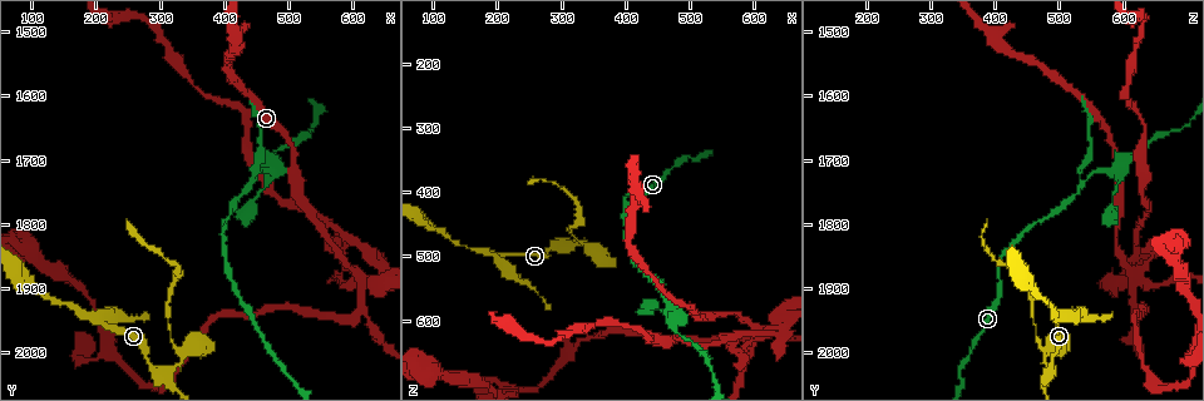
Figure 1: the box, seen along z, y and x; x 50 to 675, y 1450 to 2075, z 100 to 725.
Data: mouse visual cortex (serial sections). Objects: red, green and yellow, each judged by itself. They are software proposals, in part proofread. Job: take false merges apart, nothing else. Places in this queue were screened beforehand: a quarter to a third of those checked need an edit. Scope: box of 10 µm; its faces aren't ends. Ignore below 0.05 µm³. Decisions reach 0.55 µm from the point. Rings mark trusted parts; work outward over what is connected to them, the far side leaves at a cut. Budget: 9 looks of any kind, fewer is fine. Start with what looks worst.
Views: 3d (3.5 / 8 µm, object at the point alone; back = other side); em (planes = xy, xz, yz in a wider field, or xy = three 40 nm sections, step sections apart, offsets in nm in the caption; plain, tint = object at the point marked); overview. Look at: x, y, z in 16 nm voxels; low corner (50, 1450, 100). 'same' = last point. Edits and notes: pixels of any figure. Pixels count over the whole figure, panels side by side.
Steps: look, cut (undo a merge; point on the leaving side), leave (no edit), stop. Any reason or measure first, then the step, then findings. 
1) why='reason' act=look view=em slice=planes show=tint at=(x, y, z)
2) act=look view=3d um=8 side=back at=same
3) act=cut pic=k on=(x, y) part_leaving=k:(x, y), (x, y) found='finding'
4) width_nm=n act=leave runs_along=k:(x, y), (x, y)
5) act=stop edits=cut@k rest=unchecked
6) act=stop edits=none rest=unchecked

why='branch point' act=look view=3d um=3.5 at=(610, 1890, 615)

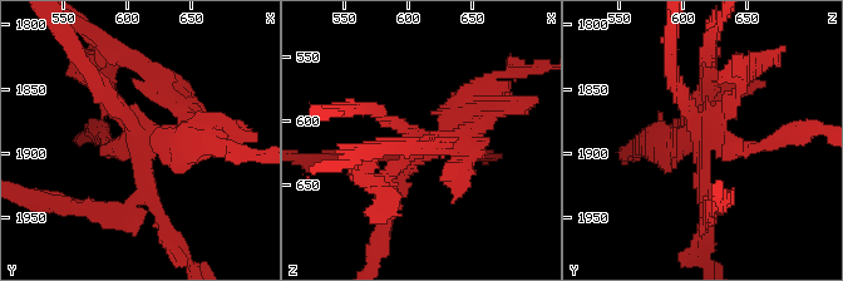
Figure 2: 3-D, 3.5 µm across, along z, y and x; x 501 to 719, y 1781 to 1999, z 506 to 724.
why='now the EM' act=look view=em slice=xy step=3 show=tint at=(612, 1886, 616)

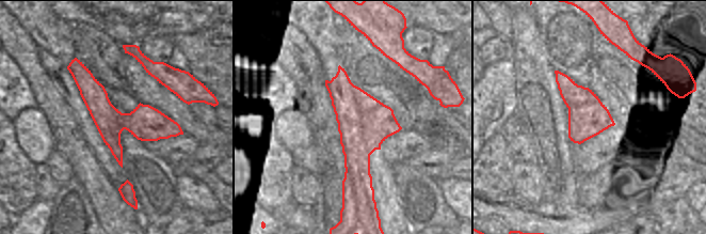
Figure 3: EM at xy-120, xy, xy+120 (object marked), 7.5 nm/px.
act=cut pic=2 on=(458, 136) part_leaving=2:(420, 138), (370, 151) found='a second cell is stuck on'

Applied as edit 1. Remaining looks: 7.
act=look view=overview

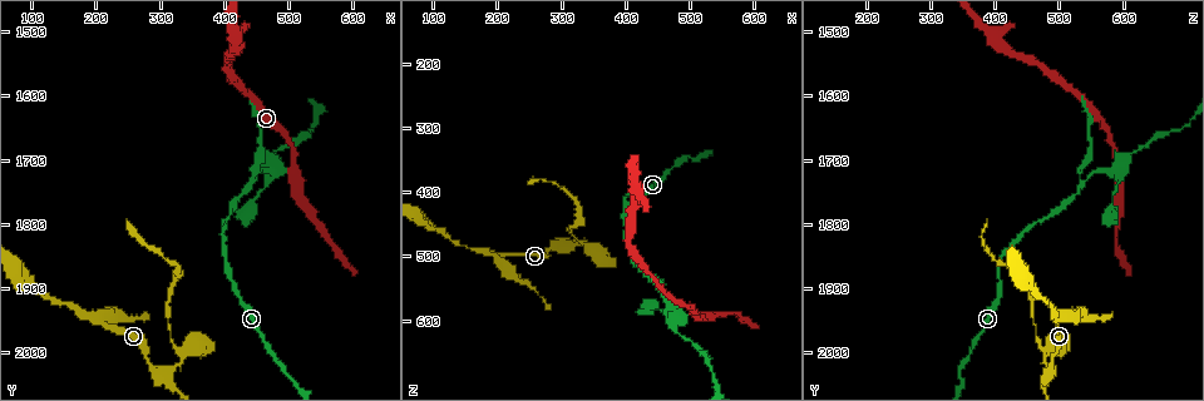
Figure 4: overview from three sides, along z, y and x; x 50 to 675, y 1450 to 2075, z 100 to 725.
why='calibre changes' act=look view=3d um=3.5 at=(330, 2005, 480)

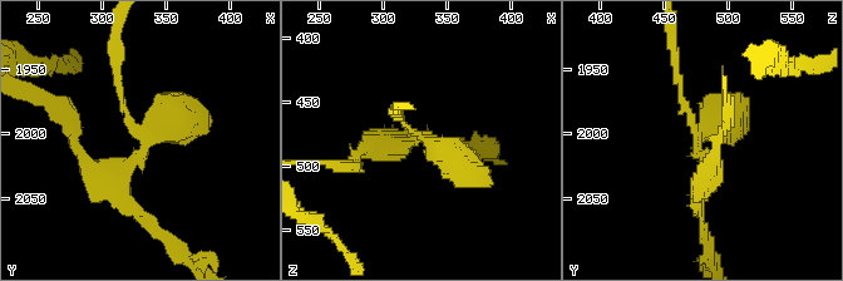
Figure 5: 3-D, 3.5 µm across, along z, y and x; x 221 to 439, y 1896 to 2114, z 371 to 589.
arms=3 arm_widths_nm=100,300,450 why='shape alone is not enough' act=look view=em slice=xy step=2 show=plain at=(334, 2010, 478)

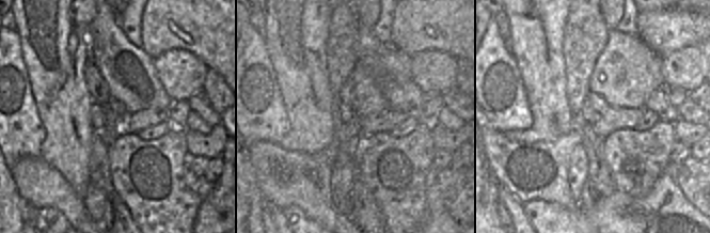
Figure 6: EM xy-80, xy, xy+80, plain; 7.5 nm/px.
why='where the object lies' act=look view=em slice=xy step=2 show=tint at=same

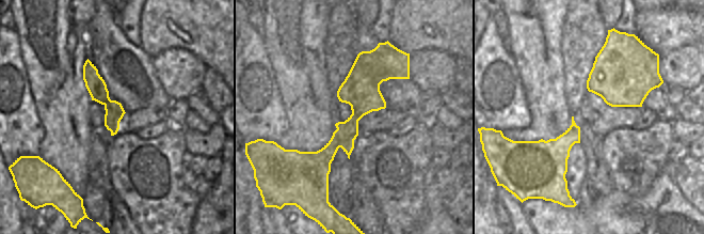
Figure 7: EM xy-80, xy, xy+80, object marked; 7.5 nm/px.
width_nm=280 act=cut pic=5 on=(119, 89) part_leaving=5:(141, 134), (122, 107), (114, 34) found='a second cell is stuck on'

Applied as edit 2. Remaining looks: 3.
act=look view=3d um=8 at=(200, 1950, 505)

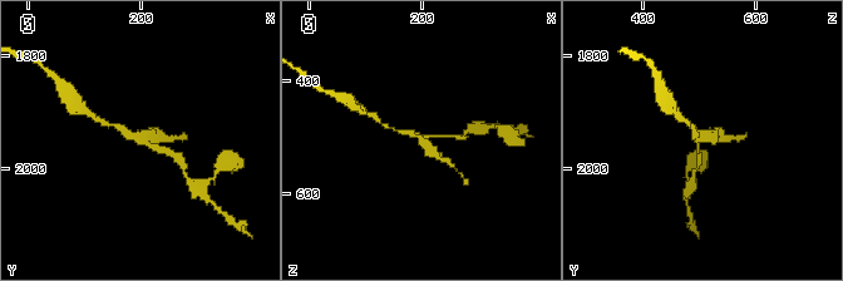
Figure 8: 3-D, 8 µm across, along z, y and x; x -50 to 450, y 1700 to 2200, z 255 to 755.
act=look view=3d um=3.5 at=same

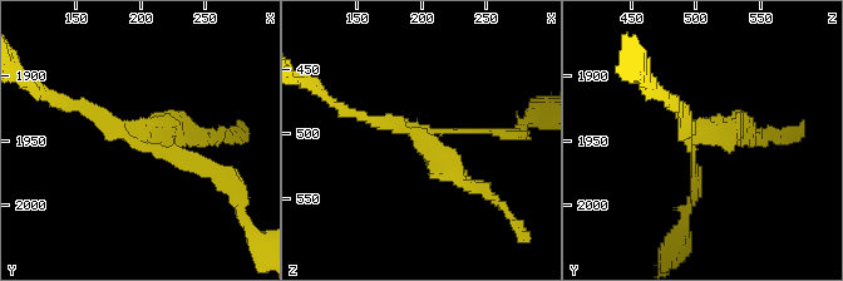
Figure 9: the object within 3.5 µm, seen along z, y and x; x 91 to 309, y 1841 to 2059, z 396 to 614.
why='now the EM' act=look view=em slice=xy step=3 show=tint at=(198, 1946, 502)

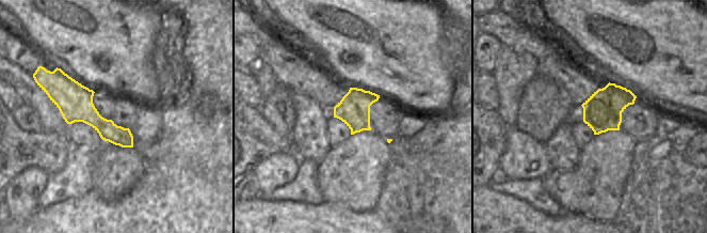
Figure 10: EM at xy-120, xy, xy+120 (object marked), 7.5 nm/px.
act=cut pic=9 on=(442, 162) found='a second cell is stuck on'

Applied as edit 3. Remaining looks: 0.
act=stop edits=cut@2,cut@5,cut@9 rest=unchecked

